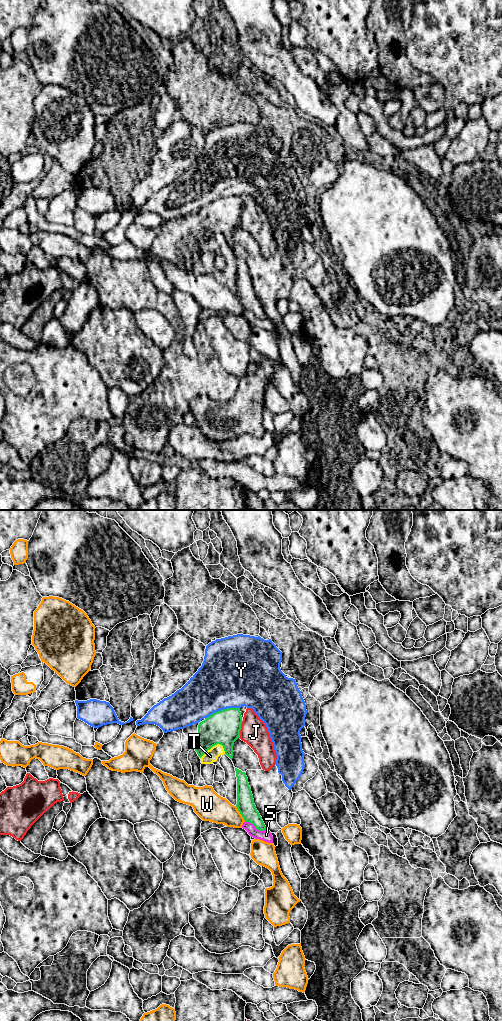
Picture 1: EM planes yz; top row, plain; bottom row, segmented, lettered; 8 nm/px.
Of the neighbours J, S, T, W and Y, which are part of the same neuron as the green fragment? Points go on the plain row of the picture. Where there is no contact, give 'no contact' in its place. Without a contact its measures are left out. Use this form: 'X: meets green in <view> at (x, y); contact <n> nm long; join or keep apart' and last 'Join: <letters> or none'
J: meets green in yz at (240, 217); contact 140 nm long; keep apart
S: meets green in yz at (256, 316); contact 190 nm long; keep apart
T: meets green in yz at (212, 234); contact 220 nm long; keep apart
W: meets green in yz at (240, 301); contact 150 nm long; keep apart
Y: meets green in yz at (222, 198); contact 300 nm long; keep apart
Join: none

